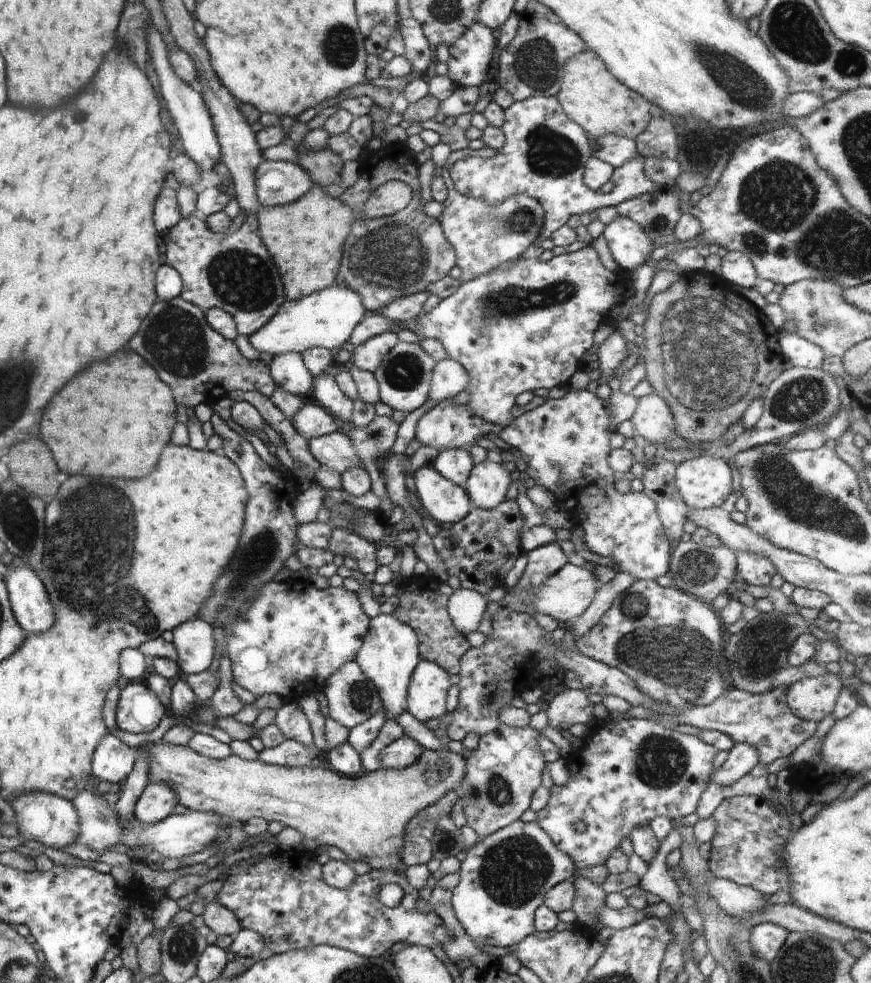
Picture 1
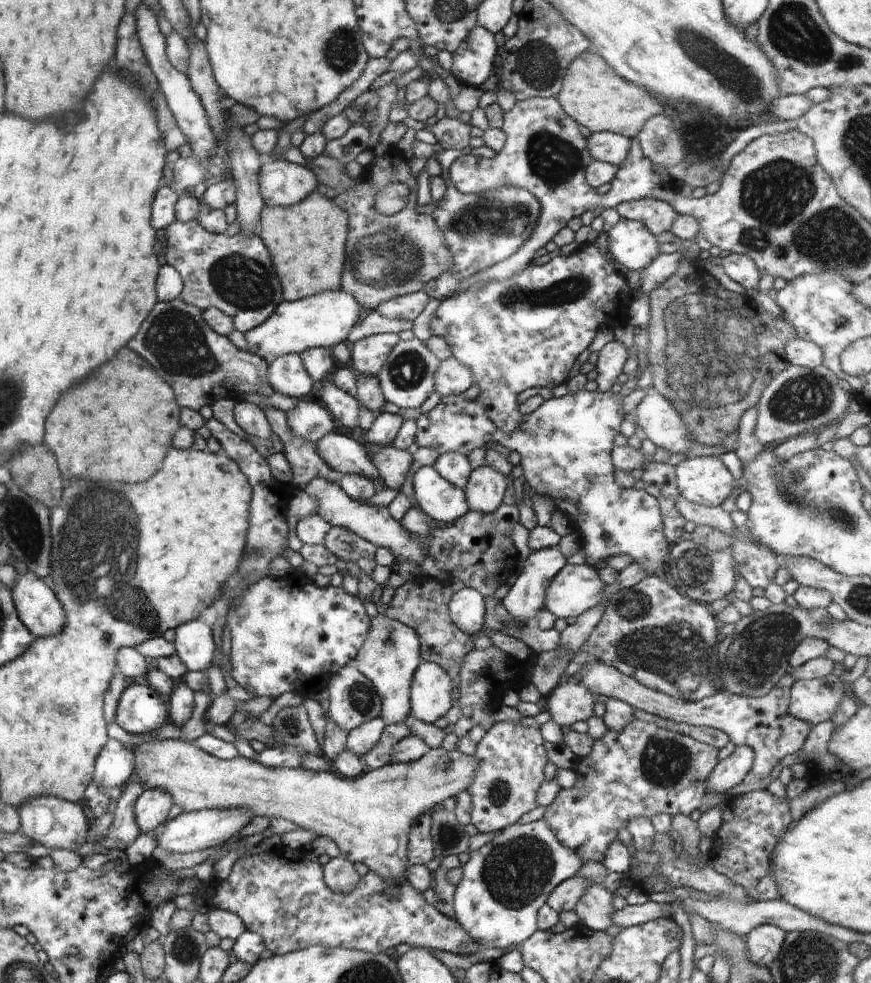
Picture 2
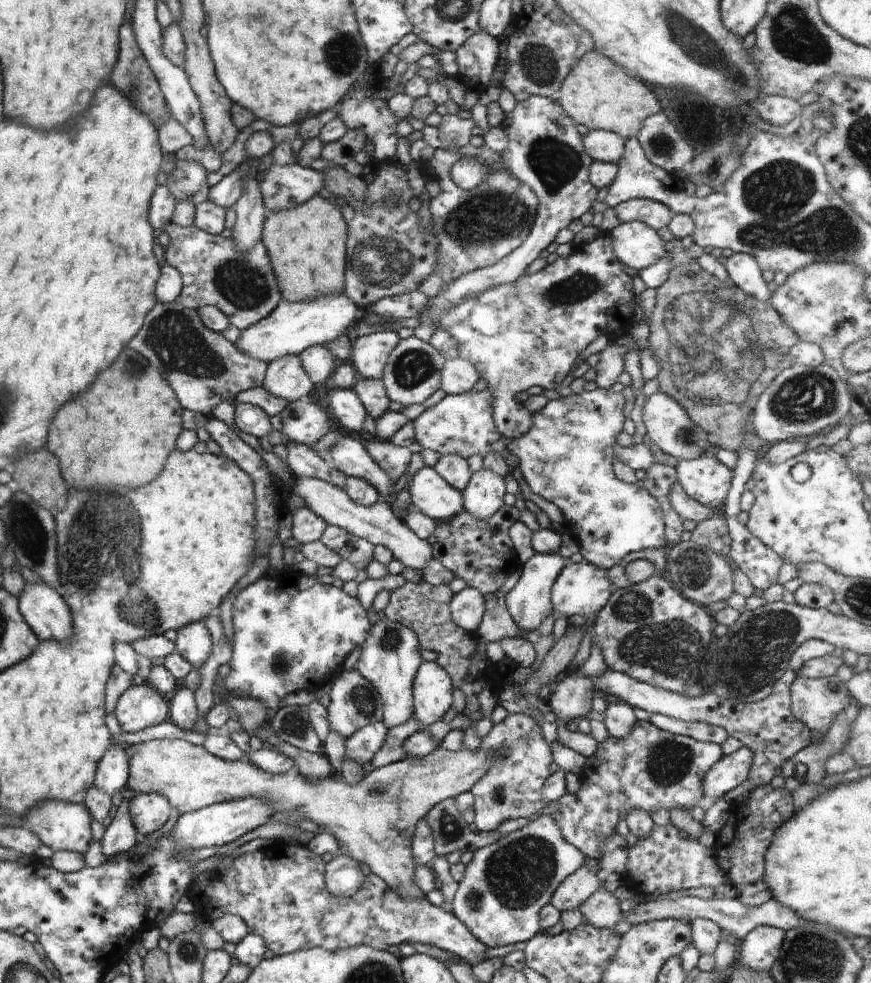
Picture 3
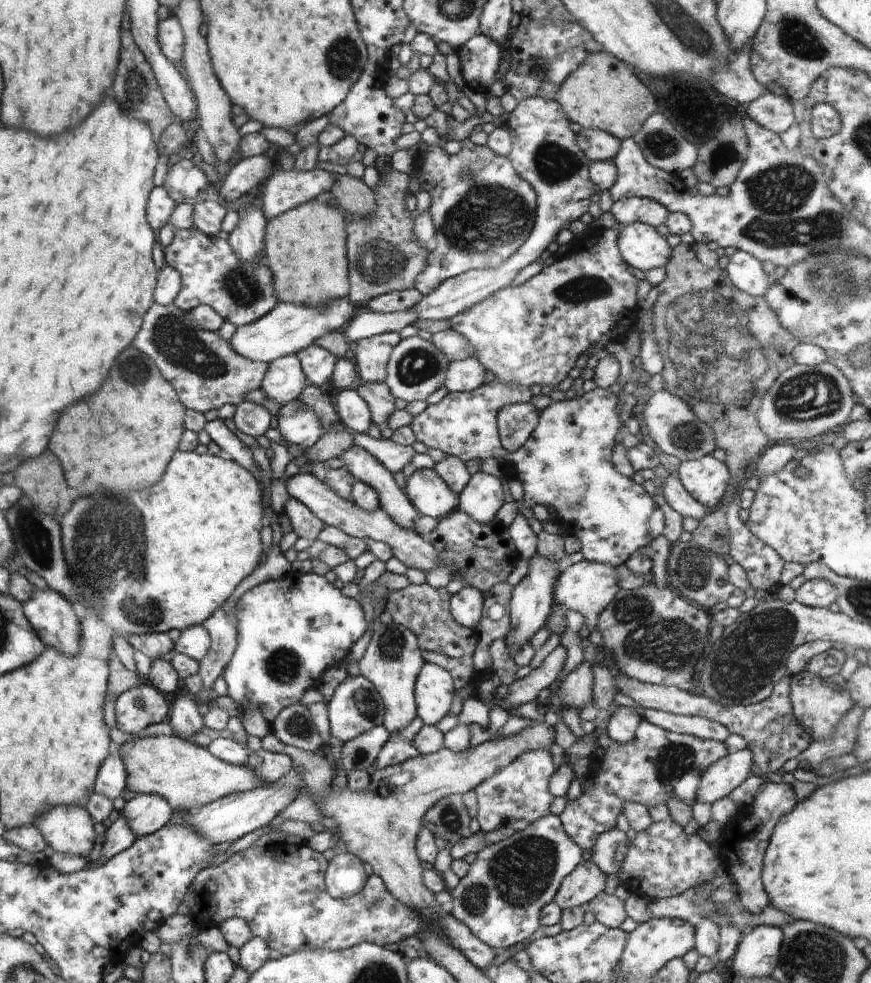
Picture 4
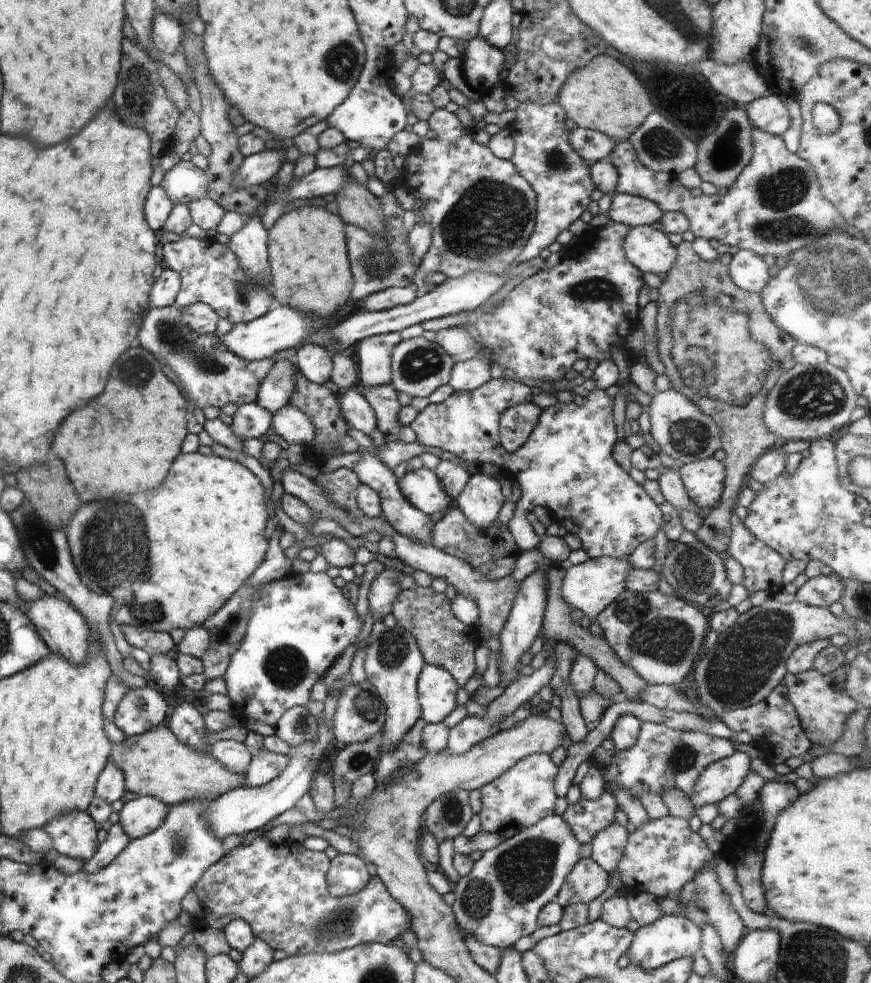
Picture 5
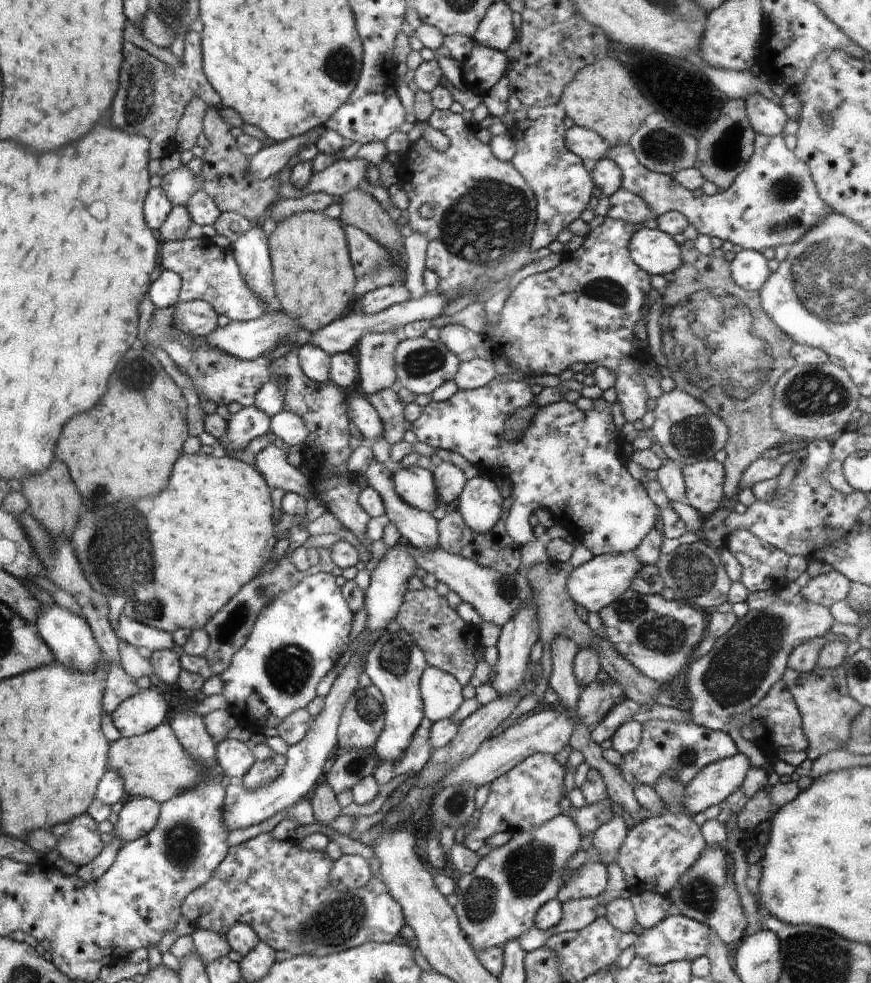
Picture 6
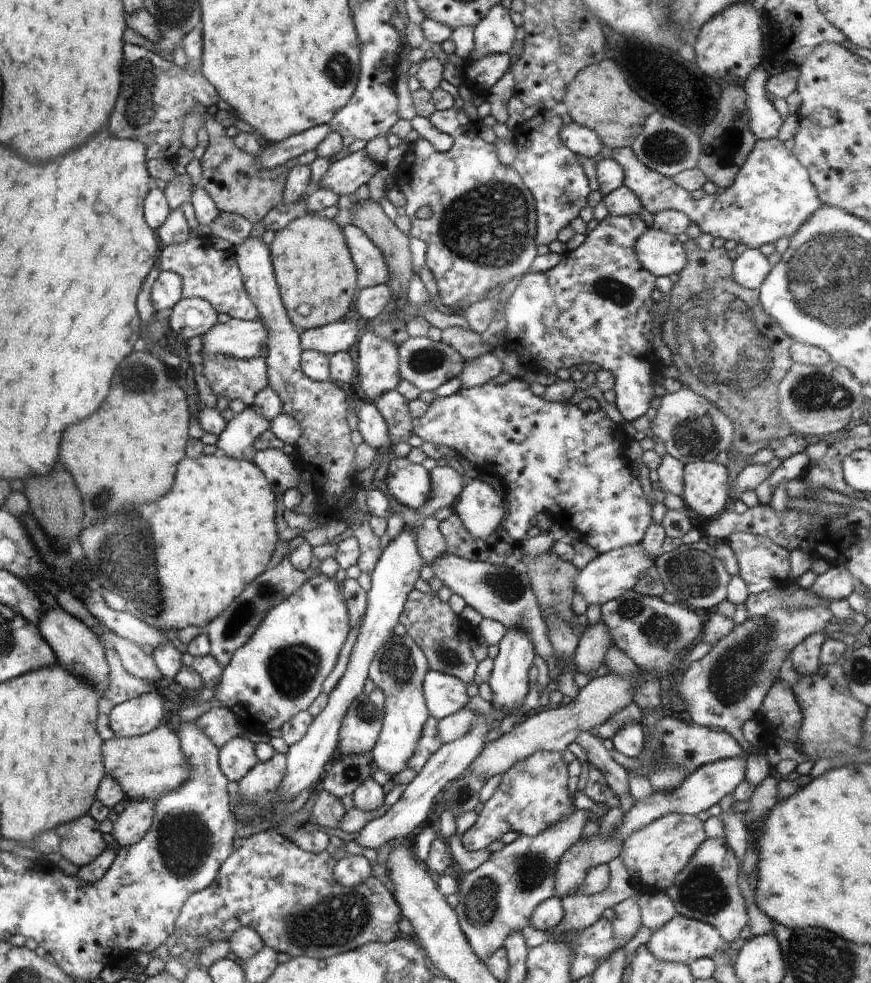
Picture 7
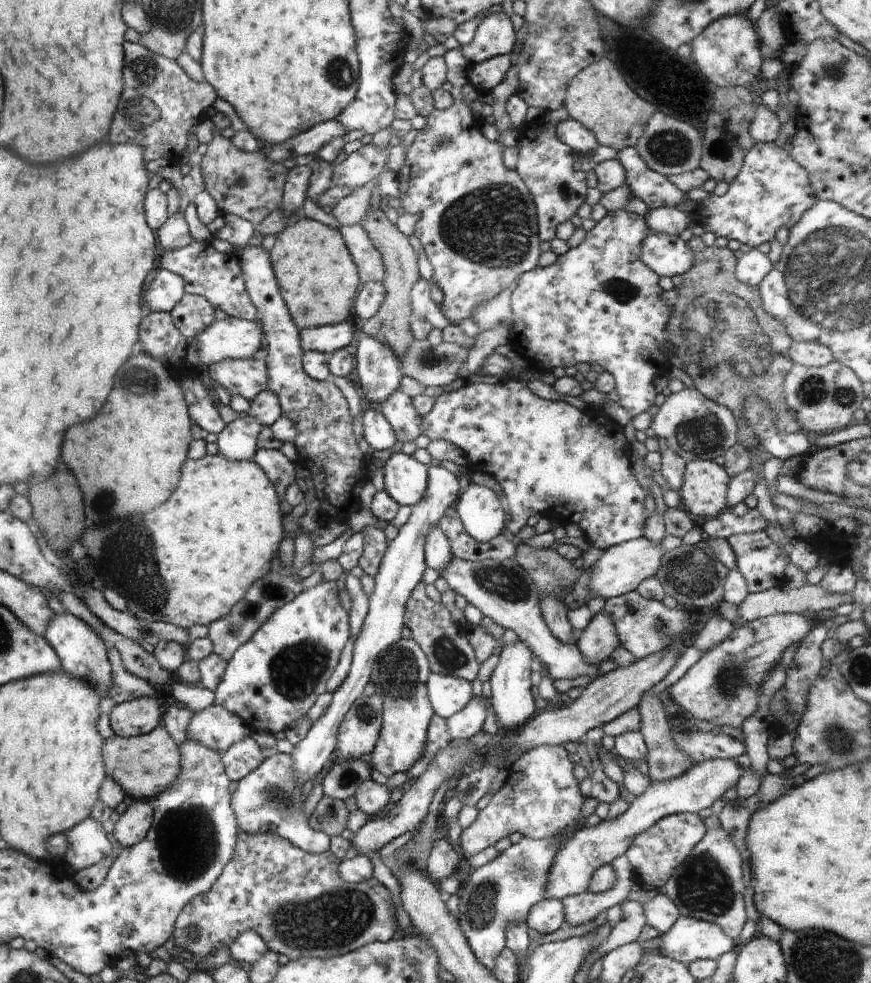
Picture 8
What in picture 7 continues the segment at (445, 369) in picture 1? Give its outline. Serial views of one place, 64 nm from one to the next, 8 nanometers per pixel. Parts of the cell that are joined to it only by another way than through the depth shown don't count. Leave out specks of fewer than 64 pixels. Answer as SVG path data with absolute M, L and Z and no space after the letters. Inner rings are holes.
M486 353L472 362L466 362L460 374L461 386L472 388L480 386L488 381L496 381L504 378L502 361L493 353Z

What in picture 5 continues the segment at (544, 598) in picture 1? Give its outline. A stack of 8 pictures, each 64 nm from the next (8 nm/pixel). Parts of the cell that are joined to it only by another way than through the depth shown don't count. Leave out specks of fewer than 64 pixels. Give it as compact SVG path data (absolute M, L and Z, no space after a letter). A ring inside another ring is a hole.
M602 558L588 559L578 565L572 565L566 569L562 580L562 598L572 606L585 614L585 624L596 620L596 617L610 604L613 603L624 589L626 578L630 574L632 566L627 558Z

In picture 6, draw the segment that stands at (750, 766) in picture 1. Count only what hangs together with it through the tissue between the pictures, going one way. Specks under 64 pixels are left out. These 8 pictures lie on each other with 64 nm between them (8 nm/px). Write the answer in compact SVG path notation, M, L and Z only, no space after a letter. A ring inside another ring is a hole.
M742 753L706 765L684 785L684 813L704 812L741 788L750 762Z

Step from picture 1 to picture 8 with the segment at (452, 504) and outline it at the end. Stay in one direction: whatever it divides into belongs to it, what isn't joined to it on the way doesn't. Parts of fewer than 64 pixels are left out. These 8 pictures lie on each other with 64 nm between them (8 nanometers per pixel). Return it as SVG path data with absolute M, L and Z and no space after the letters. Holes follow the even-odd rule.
M400 451L392 454L383 468L385 491L399 505L413 507L422 500L428 486L425 464Z

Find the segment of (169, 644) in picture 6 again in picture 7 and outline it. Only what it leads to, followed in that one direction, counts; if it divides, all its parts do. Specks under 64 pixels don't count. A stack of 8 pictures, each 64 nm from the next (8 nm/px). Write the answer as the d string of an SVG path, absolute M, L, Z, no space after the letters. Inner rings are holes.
M94 587L88 597L87 607L90 614L105 624L108 631L116 636L130 640L136 646L150 646L156 648L158 644L166 642L164 634L144 621L132 616L128 611L115 611L108 607L102 598L100 588Z

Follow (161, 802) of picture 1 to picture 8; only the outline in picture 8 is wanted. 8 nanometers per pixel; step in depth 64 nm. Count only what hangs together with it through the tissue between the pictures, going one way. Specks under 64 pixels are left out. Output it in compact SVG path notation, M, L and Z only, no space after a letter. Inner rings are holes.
M128 801L128 809L115 823L112 836L124 848L146 838L153 826L154 808L149 801Z

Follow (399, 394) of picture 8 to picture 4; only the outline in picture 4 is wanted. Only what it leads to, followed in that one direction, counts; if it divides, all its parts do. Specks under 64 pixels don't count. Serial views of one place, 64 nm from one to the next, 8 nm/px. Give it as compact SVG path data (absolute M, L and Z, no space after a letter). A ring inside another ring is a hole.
M358 382L356 387L361 400L368 406L371 420L381 431L383 439L390 439L394 431L387 426L388 418L395 412L395 399L384 383Z

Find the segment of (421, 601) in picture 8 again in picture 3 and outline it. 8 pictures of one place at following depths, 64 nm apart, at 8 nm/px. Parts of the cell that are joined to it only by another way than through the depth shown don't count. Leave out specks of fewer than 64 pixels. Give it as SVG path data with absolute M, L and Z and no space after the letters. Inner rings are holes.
M408 582L391 592L390 603L384 608L384 614L390 621L402 623L409 627L418 638L419 650L423 661L438 664L452 680L455 688L460 688L466 677L471 656L477 652L479 636L477 633L465 632L451 620L449 603L453 592L448 585L433 586L428 582Z

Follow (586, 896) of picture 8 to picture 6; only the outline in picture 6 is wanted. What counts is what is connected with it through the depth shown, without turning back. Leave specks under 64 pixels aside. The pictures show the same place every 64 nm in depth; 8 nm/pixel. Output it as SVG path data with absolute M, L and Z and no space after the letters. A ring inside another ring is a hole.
M616 859L607 865L607 871L609 874L608 884L602 894L594 898L562 902L563 915L556 926L552 926L548 930L540 930L534 925L528 932L524 932L522 936L519 936L520 946L524 952L542 947L548 938L560 932L579 931L592 924L597 917L594 910L596 910L598 904L608 906L610 902L614 902L617 898L629 899L634 894L629 890L624 870L620 868L620 864Z

